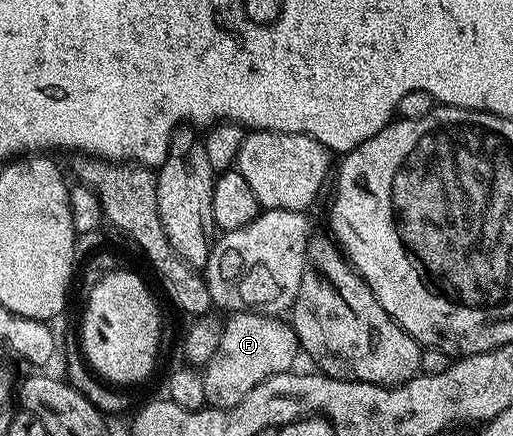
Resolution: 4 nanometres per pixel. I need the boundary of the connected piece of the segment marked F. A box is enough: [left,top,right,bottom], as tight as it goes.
[202,312,301,410]

